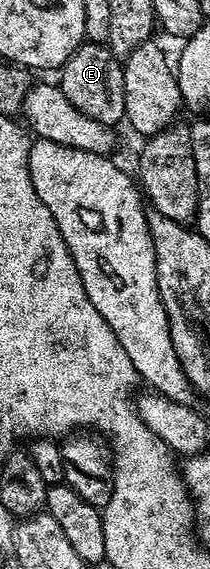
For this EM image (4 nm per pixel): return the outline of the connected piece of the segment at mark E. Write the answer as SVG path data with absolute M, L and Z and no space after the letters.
M104 43L81 44L71 53L67 62L59 68L59 86L61 91L79 109L79 113L87 113L91 121L99 121L105 127L116 128L125 118L125 98L123 97L123 63L113 56L112 51Z

